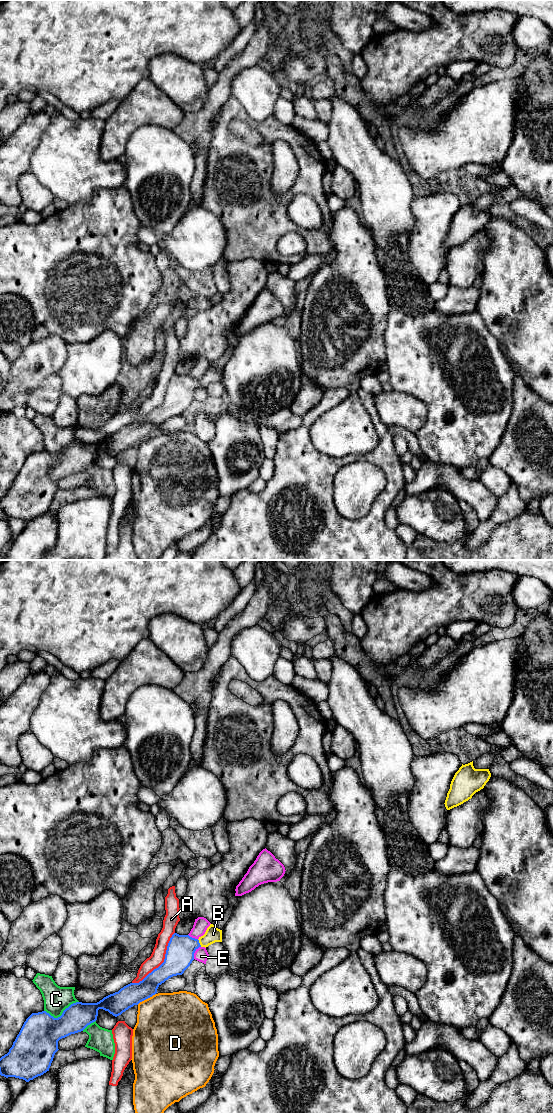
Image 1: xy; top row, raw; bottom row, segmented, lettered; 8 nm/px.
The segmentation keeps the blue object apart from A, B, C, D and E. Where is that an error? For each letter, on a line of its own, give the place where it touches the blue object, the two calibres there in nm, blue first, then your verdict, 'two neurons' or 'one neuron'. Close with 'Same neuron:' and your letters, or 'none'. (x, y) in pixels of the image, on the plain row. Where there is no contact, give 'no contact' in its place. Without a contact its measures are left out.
A: xy (163, 402) | 220/120 nm | two neurons
B: xy (199, 383) | 220/120 nm | one neuron
C: xy (62, 454) | 320/200 nm | two neurons
D: xy (146, 438) | 180/480 nm | two neurons
E: xy (194, 392) | 220/110 nm | two neurons
Same neuron: B

